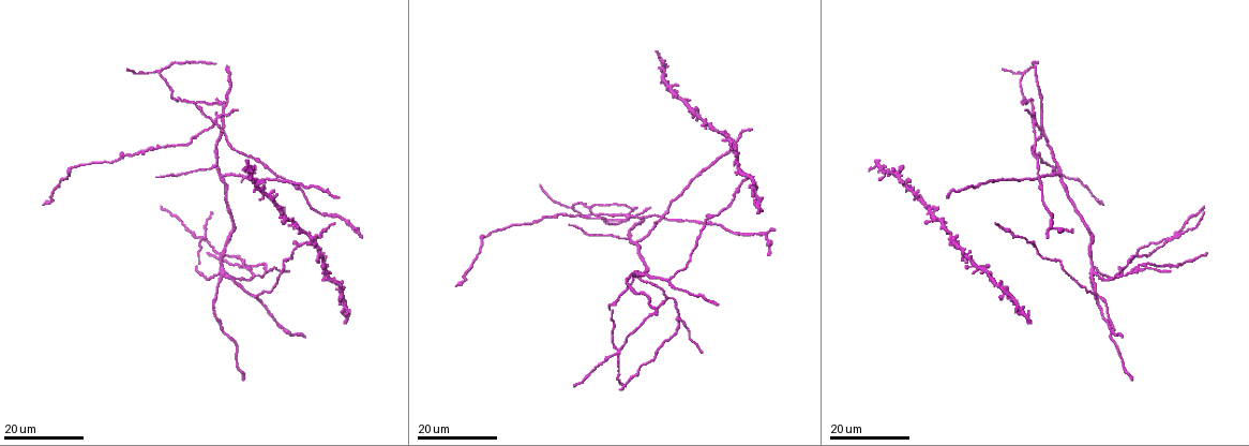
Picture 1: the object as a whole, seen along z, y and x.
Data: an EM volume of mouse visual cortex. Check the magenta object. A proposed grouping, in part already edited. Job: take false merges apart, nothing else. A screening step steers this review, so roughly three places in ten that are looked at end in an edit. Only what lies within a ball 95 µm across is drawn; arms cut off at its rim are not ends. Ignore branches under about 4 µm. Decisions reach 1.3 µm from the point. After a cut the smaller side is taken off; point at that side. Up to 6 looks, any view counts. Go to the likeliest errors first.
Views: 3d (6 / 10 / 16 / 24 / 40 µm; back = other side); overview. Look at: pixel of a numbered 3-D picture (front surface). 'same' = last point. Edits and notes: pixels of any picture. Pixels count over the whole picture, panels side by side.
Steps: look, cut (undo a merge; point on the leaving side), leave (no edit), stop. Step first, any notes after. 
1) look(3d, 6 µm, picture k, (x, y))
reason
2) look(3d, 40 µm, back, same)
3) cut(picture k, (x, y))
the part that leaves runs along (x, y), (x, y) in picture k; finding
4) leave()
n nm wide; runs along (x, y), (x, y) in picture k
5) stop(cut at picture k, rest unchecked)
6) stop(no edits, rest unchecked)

look(3d, 24 µm, picture 1, (174, 99))
thin arm on a thick one

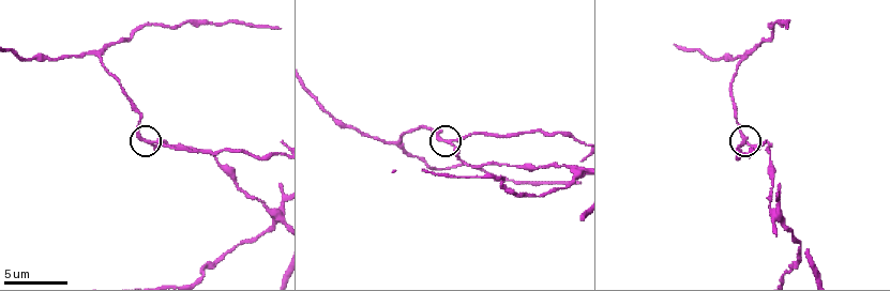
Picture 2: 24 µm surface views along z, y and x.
look(3d, 6 µm, picture 2, (153, 144))
closer look

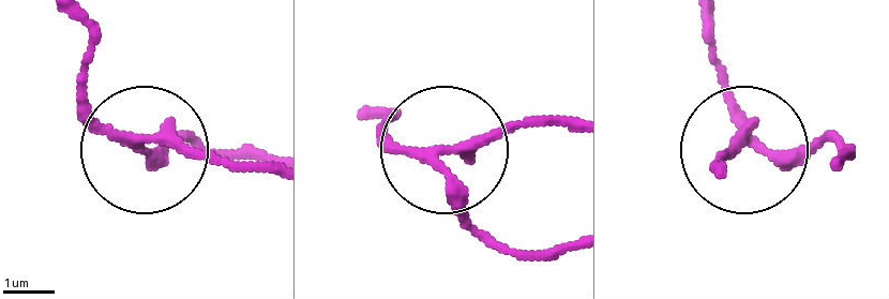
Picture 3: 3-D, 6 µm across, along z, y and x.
cut(picture 3, (193, 151))
3 arms; the part that leaves runs along (130, 133), (267, 167) in picture 3; a second neuron is stuck on

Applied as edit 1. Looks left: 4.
look(overview)

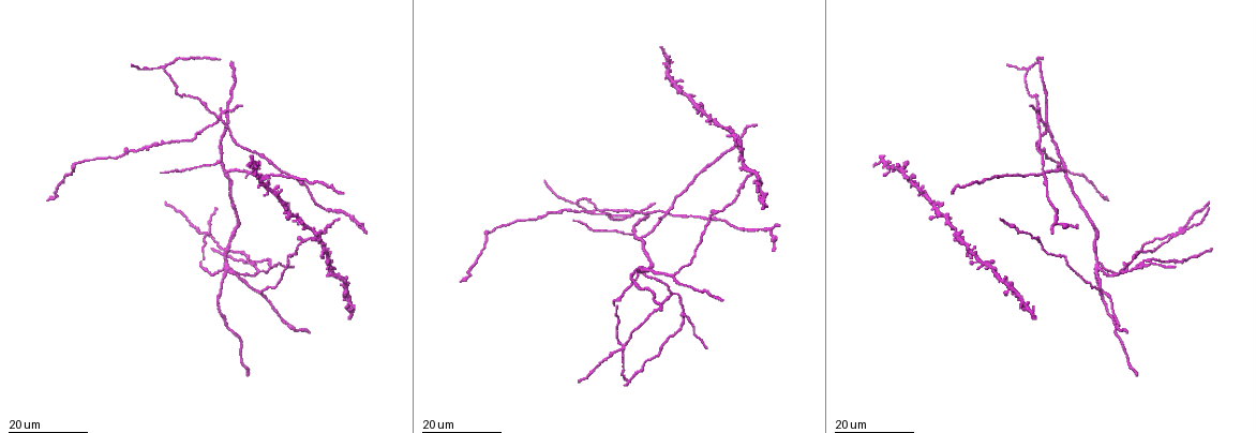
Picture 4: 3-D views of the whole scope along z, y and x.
look(3d, 16 µm, picture 4, (226, 265))
thin arm on a thick one

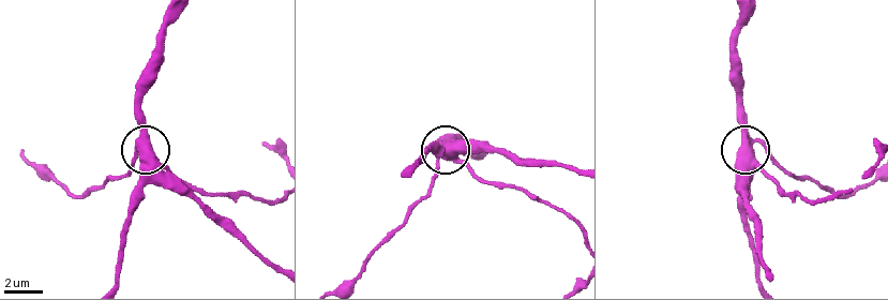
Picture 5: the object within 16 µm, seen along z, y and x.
look(3d, 6 µm, picture 5, (138, 141))

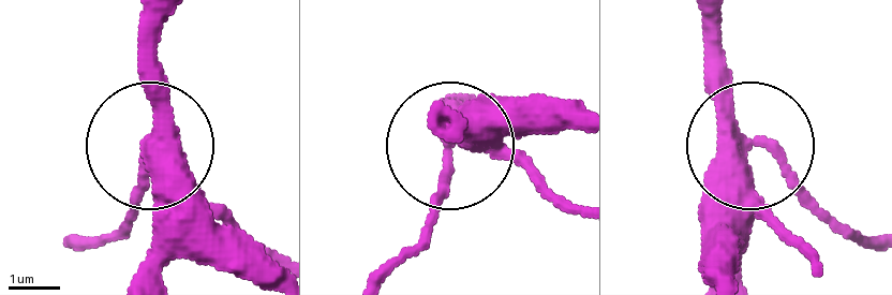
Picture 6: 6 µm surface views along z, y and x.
leave()
side arm 13 µm; 3 arms; continuous, no second neuron

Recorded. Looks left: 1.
look(3d, 10 µm, picture 2, (775, 217))

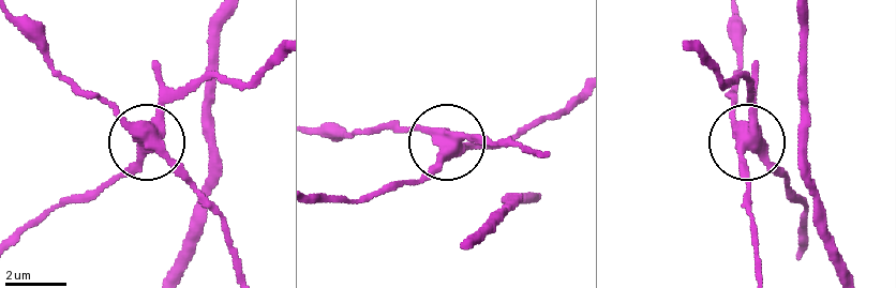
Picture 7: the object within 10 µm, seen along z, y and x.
cut(picture 7, (125, 167))
460 nm wide; a second neuron is stuck on

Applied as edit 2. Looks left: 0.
stop(cut at picture 3, cut at picture 7, rest unchecked)

